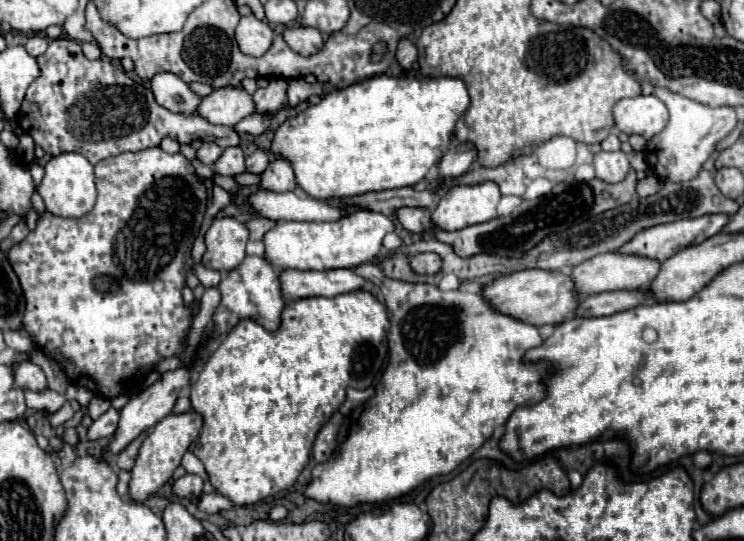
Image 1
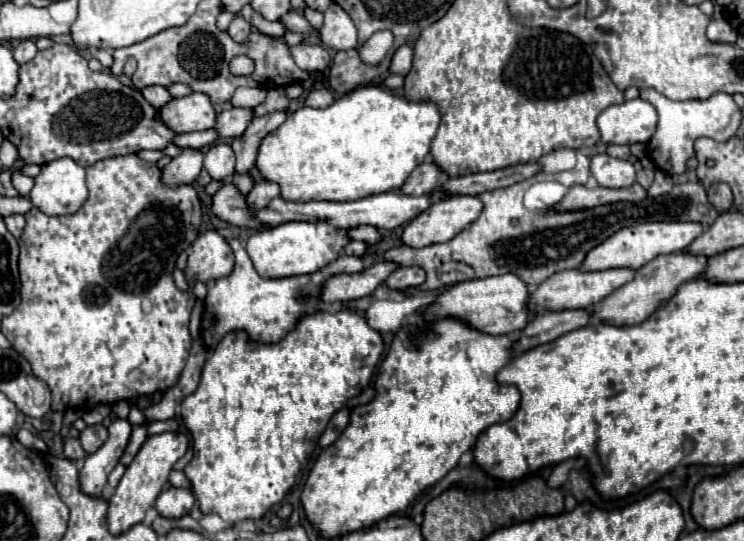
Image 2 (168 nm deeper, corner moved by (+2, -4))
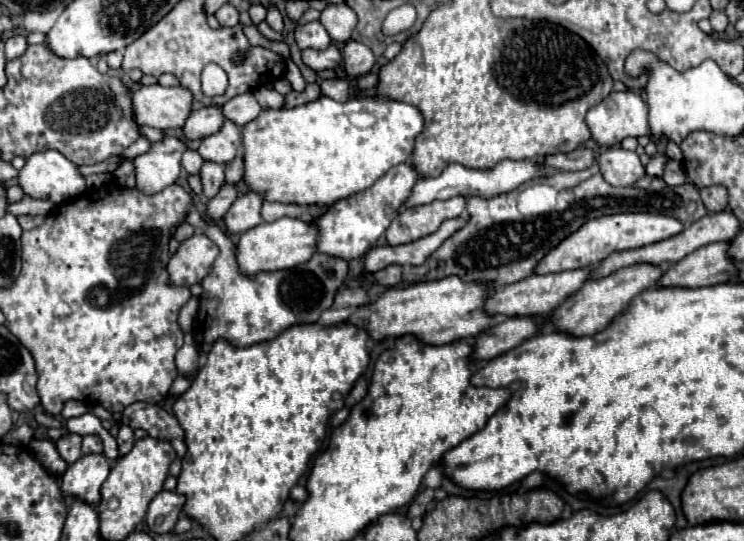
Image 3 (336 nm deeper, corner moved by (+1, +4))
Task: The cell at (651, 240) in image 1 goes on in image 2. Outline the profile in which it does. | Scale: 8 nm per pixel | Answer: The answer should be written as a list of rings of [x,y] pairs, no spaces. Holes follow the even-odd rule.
[[[642,223],[634,227],[620,229],[612,237],[608,237],[604,243],[594,247],[588,255],[586,261],[580,269],[612,269],[612,267],[630,267],[630,269],[640,269],[640,265],[646,265],[648,261],[656,259],[662,253],[676,253],[684,251],[700,233],[704,233],[704,227],[700,223]]]

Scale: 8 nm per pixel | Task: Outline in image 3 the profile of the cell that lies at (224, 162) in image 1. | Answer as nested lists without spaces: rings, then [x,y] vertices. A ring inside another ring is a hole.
[[[225,121],[225,125],[217,133],[201,139],[201,145],[199,145],[197,153],[205,161],[225,165],[237,155],[239,147],[241,147],[241,131],[239,131],[239,127],[233,121]]]

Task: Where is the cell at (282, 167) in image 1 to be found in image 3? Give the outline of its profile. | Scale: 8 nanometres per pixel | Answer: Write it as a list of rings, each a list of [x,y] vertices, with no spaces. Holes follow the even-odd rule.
[[[247,193],[247,195],[239,197],[223,217],[225,231],[229,235],[237,235],[237,233],[243,233],[243,231],[259,225],[263,221],[261,203],[263,203],[263,197],[257,193]]]

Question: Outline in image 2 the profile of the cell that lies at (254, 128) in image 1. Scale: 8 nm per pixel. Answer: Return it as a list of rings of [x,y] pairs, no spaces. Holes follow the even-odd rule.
[[[206,129],[206,131],[194,131],[194,133],[184,133],[184,135],[176,135],[174,143],[180,147],[192,147],[192,149],[202,149],[206,145],[212,145],[220,139],[218,131],[214,129]]]

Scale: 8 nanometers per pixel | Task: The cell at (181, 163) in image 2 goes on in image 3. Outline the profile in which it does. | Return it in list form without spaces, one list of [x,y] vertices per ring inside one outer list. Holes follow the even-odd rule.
[[[165,135],[163,141],[151,143],[151,149],[133,159],[137,189],[145,195],[159,193],[167,185],[173,185],[181,171],[181,155],[185,153],[181,139]]]

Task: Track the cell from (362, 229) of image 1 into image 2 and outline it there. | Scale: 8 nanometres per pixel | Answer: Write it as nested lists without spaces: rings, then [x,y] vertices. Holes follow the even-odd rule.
[[[324,221],[314,223],[284,223],[272,229],[256,231],[248,243],[246,251],[254,263],[254,269],[260,277],[276,279],[276,277],[292,277],[292,275],[308,275],[324,269],[324,265],[332,263],[344,253],[344,245],[348,245],[350,235],[344,229],[330,227]]]

